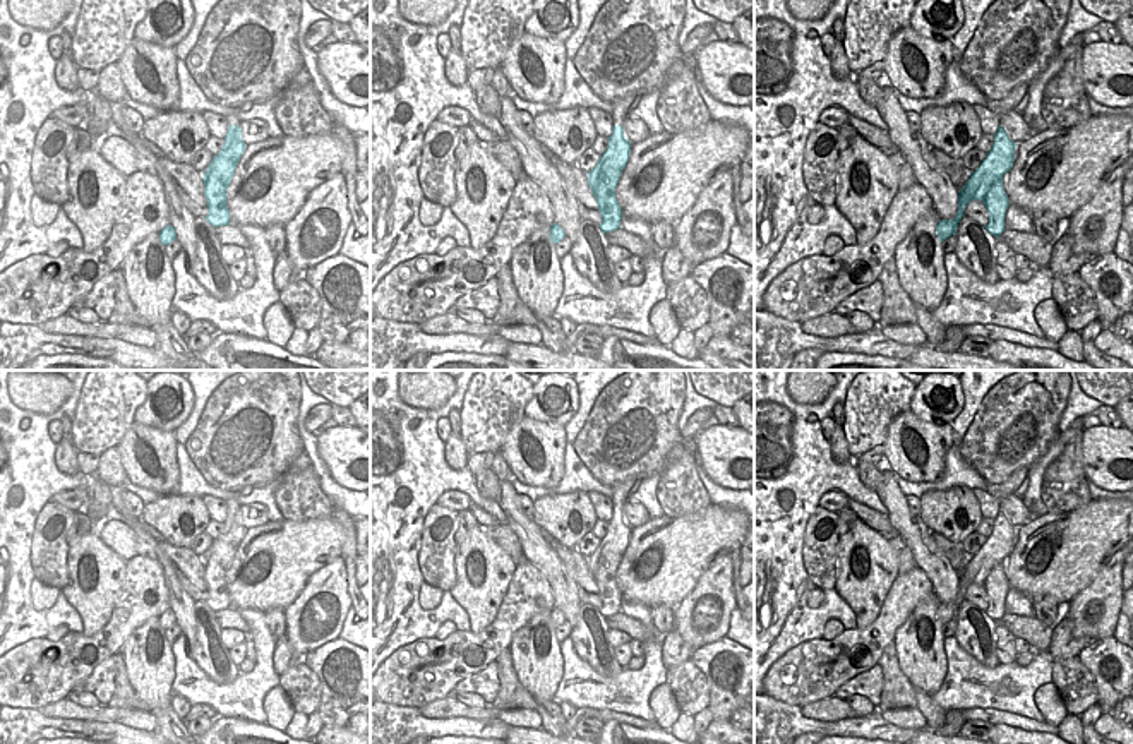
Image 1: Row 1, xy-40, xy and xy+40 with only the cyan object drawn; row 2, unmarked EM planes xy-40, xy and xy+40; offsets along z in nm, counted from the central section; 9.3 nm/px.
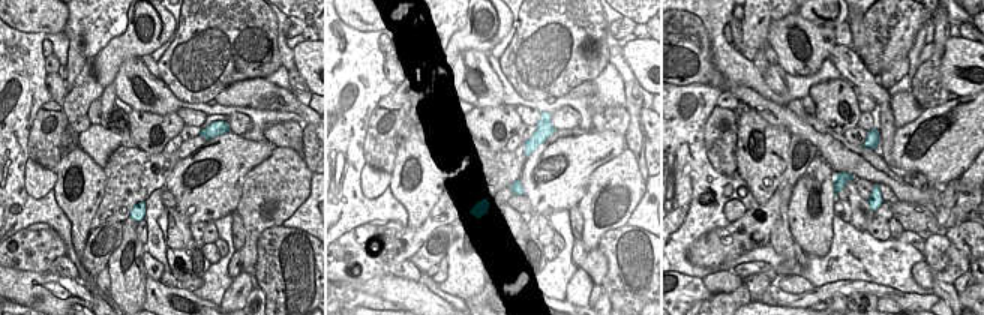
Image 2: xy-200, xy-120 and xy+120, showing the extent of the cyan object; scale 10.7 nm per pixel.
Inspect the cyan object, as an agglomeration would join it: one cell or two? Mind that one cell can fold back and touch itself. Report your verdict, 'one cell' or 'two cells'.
two cells

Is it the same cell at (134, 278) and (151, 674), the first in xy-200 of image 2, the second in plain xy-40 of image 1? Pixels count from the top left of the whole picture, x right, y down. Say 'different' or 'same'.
same

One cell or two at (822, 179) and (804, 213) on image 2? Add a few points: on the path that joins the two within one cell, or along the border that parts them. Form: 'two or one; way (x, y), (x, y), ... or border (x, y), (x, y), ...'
one; way (813, 185), (807, 191), (806, 204)

